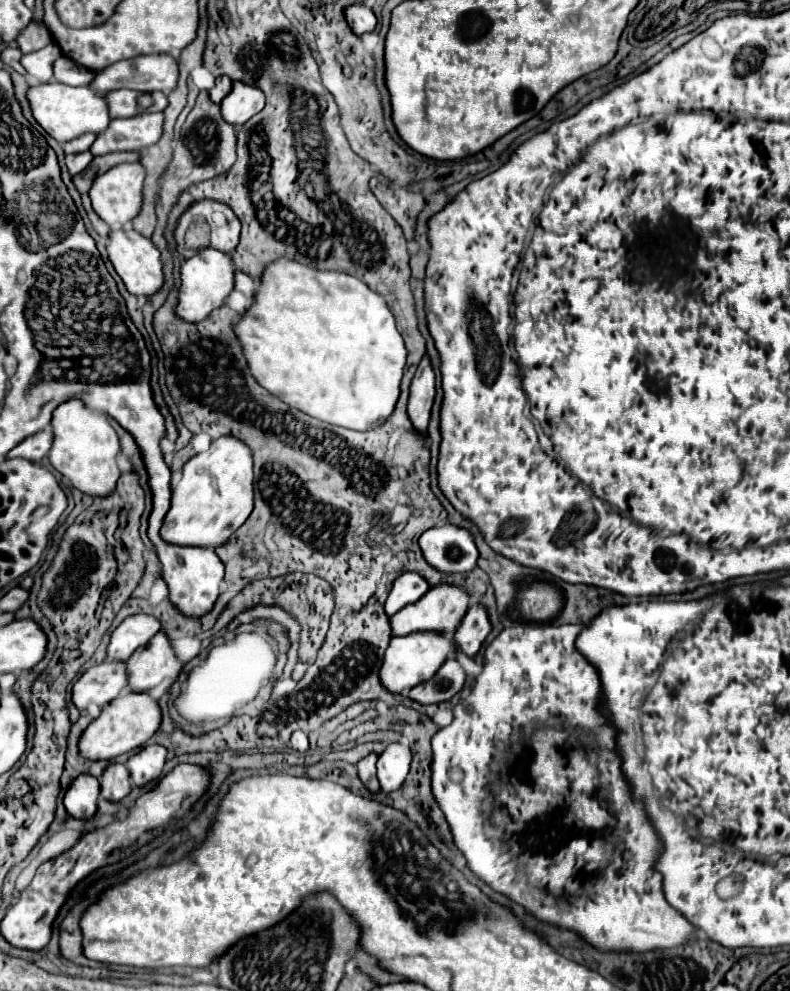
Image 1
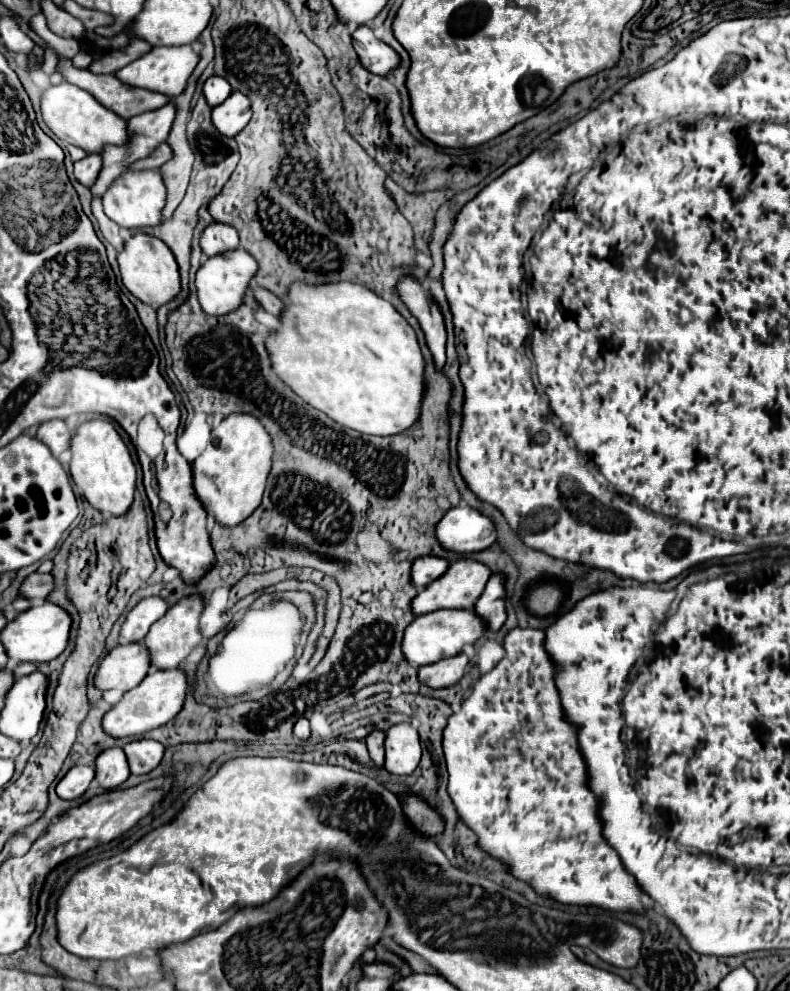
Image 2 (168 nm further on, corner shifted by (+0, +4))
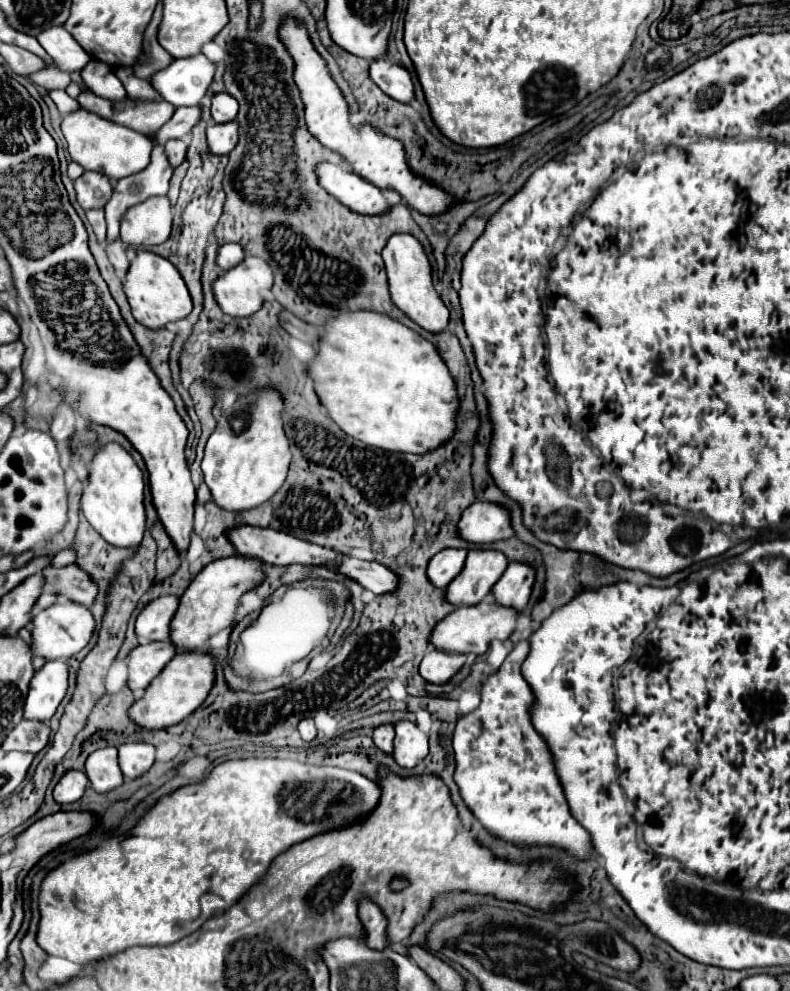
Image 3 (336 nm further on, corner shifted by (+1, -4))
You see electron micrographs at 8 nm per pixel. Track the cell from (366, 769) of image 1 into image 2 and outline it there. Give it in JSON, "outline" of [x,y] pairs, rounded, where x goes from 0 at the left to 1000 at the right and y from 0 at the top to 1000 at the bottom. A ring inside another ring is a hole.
{"outline":[[[471,739],[466,745],[463,745],[463,751],[466,751],[466,759],[468,759],[468,765],[473,769],[473,773],[484,773],[486,771],[486,745],[489,741],[486,739]]]}

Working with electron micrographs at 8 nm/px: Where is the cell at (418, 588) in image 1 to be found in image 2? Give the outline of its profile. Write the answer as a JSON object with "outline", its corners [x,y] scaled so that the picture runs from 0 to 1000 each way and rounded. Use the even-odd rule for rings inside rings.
{"outline":[[[534,561],[522,567],[519,573],[519,587],[527,593],[537,593],[552,583],[557,583],[567,573],[567,567],[562,563],[549,563],[549,561]]]}

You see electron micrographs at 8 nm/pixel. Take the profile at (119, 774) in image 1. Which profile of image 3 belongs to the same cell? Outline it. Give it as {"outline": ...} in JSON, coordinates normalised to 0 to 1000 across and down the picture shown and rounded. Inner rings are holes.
{"outline":[[[135,753],[120,757],[108,769],[108,781],[120,799],[138,799],[156,791],[156,781],[148,769],[148,755]]]}

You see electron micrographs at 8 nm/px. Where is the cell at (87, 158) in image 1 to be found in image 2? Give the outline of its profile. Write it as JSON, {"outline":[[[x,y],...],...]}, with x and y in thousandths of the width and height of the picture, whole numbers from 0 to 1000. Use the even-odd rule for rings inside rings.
{"outline":[[[111,155],[104,161],[94,163],[94,178],[101,186],[116,188],[122,184],[127,170],[129,170],[129,157],[127,155]]]}

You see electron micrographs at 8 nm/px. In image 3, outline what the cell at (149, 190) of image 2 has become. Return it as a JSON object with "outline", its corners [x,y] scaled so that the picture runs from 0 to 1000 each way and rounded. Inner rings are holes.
{"outline":[[[211,198],[189,200],[158,214],[153,220],[153,242],[163,248],[194,248],[214,240],[219,226]]]}

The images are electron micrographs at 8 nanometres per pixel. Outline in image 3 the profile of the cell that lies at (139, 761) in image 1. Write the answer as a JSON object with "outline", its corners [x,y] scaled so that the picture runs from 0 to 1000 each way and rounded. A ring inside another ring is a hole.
{"outline":[[[161,749],[151,753],[151,773],[158,785],[173,785],[184,781],[196,769],[196,753],[184,749]]]}

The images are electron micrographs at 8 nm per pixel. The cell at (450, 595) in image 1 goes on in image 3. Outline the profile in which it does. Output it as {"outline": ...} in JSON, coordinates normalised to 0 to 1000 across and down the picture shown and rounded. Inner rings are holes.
{"outline":[[[594,555],[589,573],[566,593],[566,605],[581,609],[606,609],[639,577],[644,565],[629,555]]]}

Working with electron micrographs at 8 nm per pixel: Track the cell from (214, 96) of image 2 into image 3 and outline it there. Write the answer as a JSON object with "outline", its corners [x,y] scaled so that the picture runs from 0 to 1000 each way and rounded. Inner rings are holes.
{"outline":[[[287,93],[272,95],[267,101],[267,119],[272,125],[292,123],[300,117],[300,101]]]}

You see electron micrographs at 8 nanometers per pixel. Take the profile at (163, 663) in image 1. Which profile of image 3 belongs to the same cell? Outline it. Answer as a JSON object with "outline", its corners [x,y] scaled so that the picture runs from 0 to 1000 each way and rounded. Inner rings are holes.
{"outline":[[[295,559],[292,563],[277,563],[267,567],[267,571],[259,571],[229,601],[227,616],[216,628],[216,648],[222,648],[227,658],[254,656],[267,642],[295,630],[305,601],[325,593],[333,585],[335,567],[305,559]]]}

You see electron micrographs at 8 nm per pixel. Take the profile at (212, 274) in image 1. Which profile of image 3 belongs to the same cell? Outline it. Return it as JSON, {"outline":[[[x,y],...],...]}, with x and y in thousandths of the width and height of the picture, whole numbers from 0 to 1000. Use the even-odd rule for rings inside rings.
{"outline":[[[310,260],[270,287],[272,301],[285,317],[310,321],[333,309],[333,295],[343,293],[343,268],[333,260]]]}

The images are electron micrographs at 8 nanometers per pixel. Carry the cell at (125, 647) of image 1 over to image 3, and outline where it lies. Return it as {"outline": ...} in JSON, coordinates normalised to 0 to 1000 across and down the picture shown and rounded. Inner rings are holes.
{"outline":[[[204,601],[189,607],[189,612],[173,622],[173,642],[184,648],[189,646],[211,646],[216,640],[216,626],[227,614],[227,603]]]}

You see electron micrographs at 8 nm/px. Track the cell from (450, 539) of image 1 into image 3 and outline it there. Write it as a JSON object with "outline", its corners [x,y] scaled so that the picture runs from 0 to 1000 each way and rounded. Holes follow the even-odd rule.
{"outline":[[[601,507],[596,509],[584,525],[581,539],[601,549],[622,549],[652,541],[647,531],[647,517],[627,507]]]}

